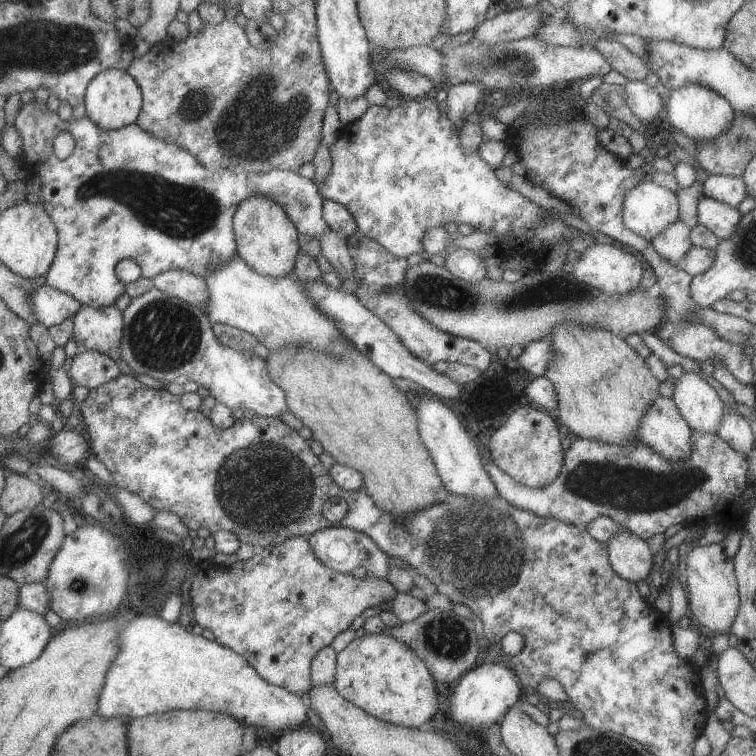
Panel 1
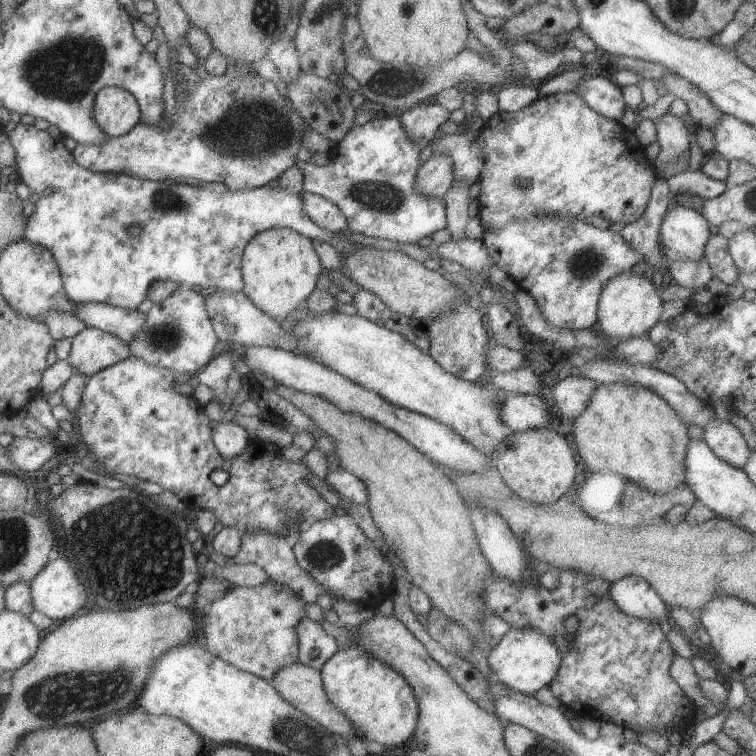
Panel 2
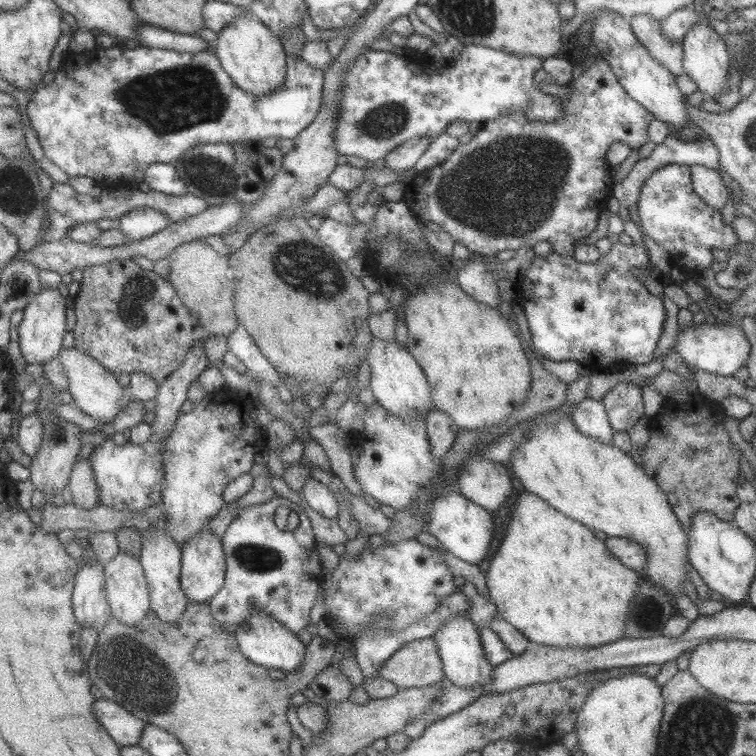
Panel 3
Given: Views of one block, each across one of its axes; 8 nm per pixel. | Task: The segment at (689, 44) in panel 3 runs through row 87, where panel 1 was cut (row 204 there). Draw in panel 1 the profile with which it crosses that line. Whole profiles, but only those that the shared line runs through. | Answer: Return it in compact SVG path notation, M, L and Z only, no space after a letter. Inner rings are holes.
M705 194L697 200L697 222L699 226L707 228L715 236L715 240L733 234L733 226L737 224L739 216L741 212L737 208L717 202Z

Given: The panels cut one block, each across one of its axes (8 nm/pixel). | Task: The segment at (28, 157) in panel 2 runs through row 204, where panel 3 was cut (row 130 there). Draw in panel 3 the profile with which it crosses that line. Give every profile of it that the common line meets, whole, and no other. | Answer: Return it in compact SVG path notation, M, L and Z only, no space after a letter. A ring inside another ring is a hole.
M113 46L113 48L93 48L91 52L83 52L83 54L67 54L61 62L61 68L57 70L55 78L51 84L43 84L37 92L29 94L29 102L27 102L27 116L29 122L33 126L33 130L37 132L39 144L43 148L43 154L47 156L49 162L53 162L61 172L65 172L69 178L91 178L93 182L131 182L137 180L141 182L143 172L151 166L151 164L169 164L173 160L177 160L179 156L183 156L189 148L199 146L199 144L221 144L221 142L243 142L247 144L249 140L265 140L269 136L273 138L289 138L293 140L303 128L307 128L315 116L317 110L321 108L321 100L323 100L323 72L315 70L313 66L305 64L301 58L293 58L293 56L285 56L285 82L281 84L281 88L277 88L275 92L271 92L269 96L249 96L245 92L241 92L233 80L221 70L219 60L215 58L215 54L209 52L197 52L197 54L185 54L185 52L173 52L173 50L163 50L163 48L147 48L147 46L137 46L137 48L125 48L125 46Z

